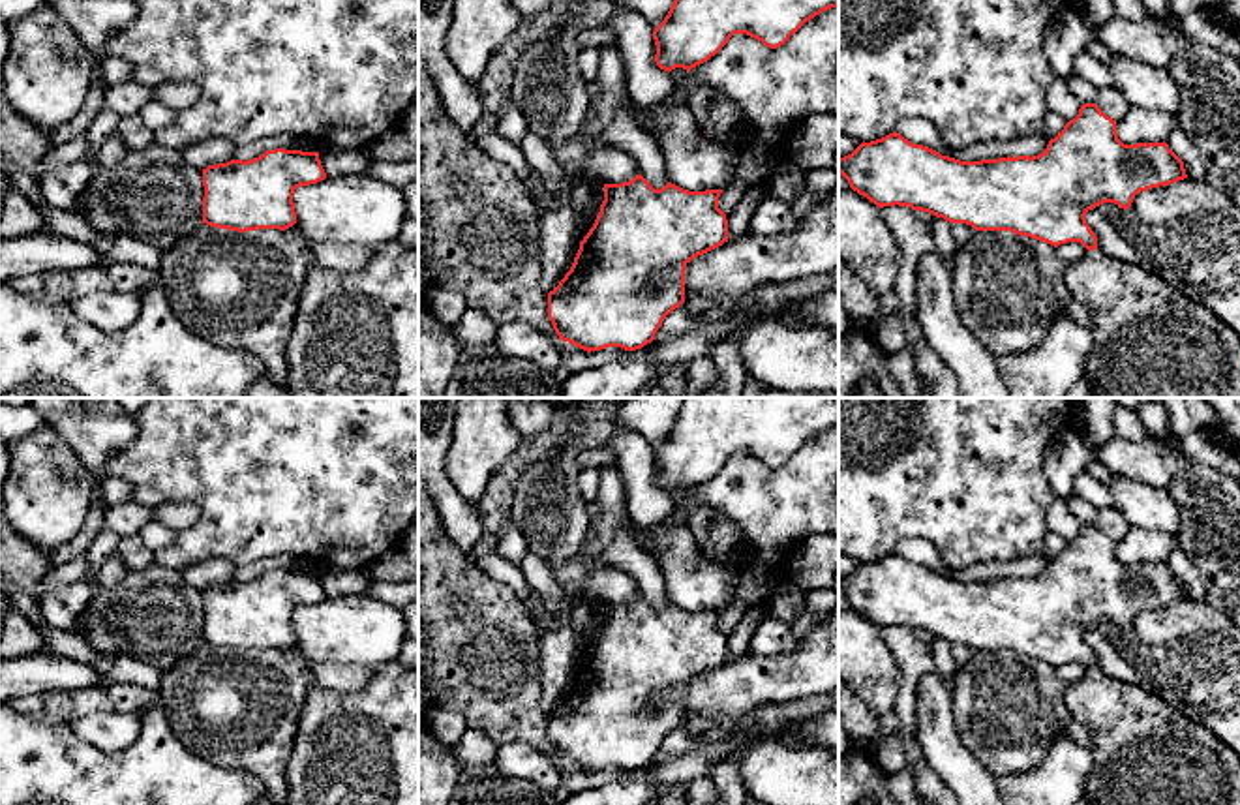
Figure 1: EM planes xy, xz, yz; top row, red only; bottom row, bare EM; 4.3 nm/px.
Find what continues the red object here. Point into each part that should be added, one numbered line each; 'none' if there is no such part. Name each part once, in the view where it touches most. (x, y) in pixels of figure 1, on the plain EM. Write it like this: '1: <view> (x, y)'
none

